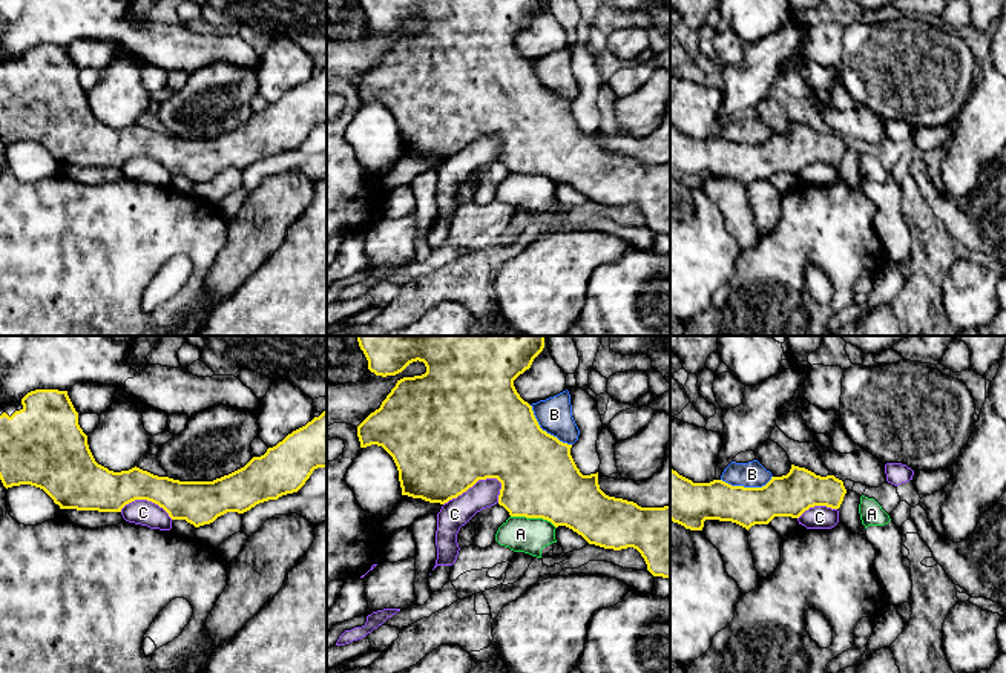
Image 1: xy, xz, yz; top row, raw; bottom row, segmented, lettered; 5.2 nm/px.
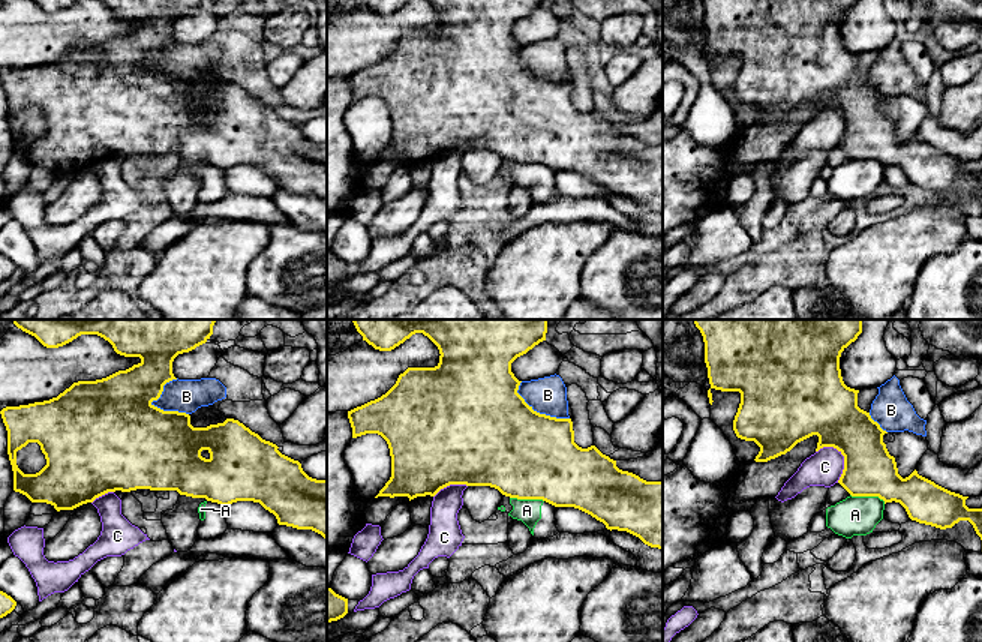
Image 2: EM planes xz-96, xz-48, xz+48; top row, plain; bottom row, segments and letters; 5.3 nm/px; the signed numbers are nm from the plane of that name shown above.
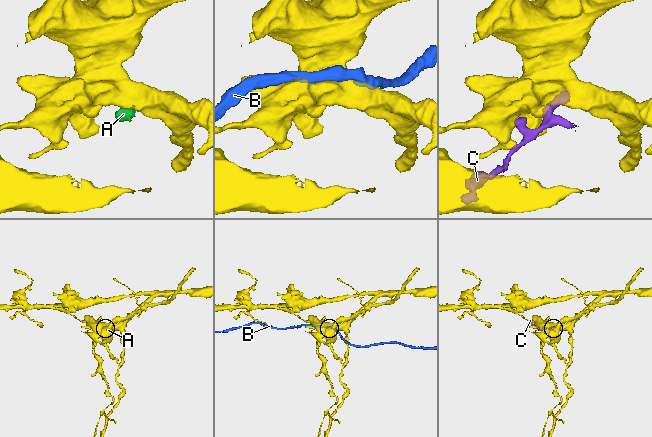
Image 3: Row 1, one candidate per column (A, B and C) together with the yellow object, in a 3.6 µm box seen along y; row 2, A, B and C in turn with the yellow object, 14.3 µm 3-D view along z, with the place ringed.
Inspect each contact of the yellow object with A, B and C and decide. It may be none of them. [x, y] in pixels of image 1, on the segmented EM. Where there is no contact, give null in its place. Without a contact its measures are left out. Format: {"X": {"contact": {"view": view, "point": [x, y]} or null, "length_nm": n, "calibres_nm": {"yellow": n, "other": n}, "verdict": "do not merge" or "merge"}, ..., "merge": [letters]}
{"A": {"contact": {"view": "xz", "point": [534, 517]}, "length_nm": 240, "calibres_nm": {"yellow": 400, "other": 190}, "verdict": "do not merge"}, "B": {"contact": {"view": "xz", "point": [545, 431]}, "length_nm": 300, "calibres_nm": {"yellow": 440, "other": 190}, "verdict": "do not merge"}, "C": {"contact": {"view": "xz", "point": [473, 485]}, "length_nm": 340, "calibres_nm": {"yellow": 500, "other": 150}, "verdict": "do not merge"}, "merge": []}

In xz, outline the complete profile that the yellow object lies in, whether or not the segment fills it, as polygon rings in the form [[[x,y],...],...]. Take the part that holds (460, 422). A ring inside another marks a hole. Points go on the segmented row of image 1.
[[[357,336],[368,369],[376,376],[396,376],[413,362],[423,362],[426,373],[397,380],[396,386],[359,426],[360,448],[382,446],[399,471],[402,495],[445,504],[457,498],[478,480],[497,478],[501,483],[498,504],[511,517],[543,518],[555,527],[566,526],[589,544],[604,549],[636,549],[653,576],[670,578],[670,504],[641,507],[633,501],[606,495],[598,484],[598,472],[583,475],[570,448],[543,431],[532,406],[524,402],[514,380],[531,368],[544,348],[544,336]]]

